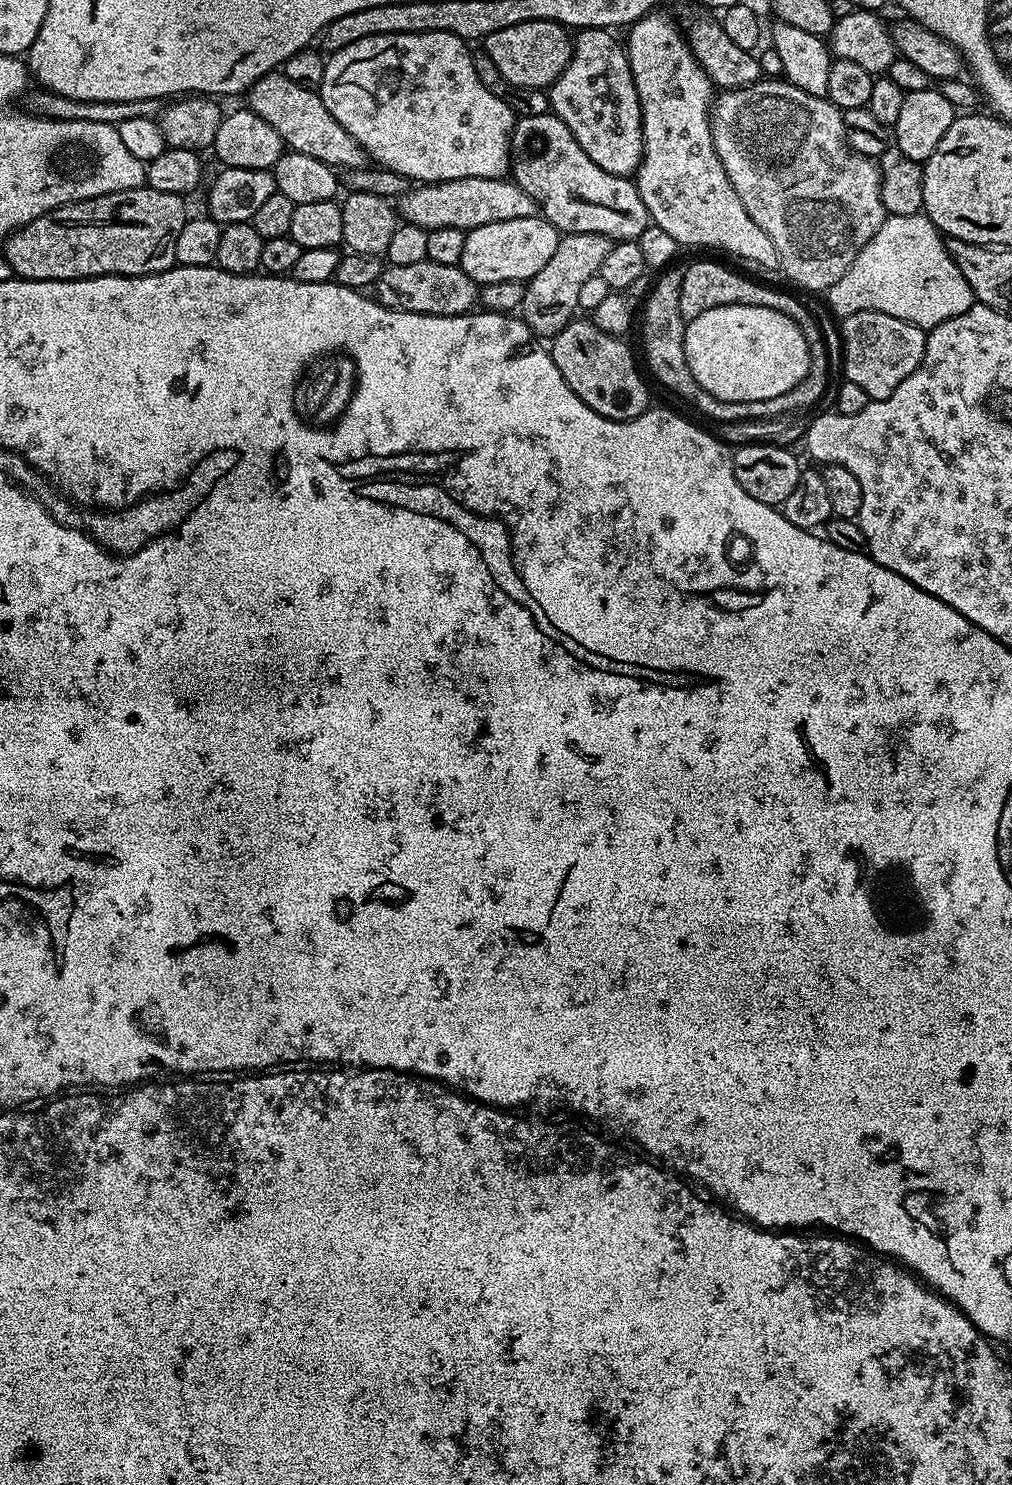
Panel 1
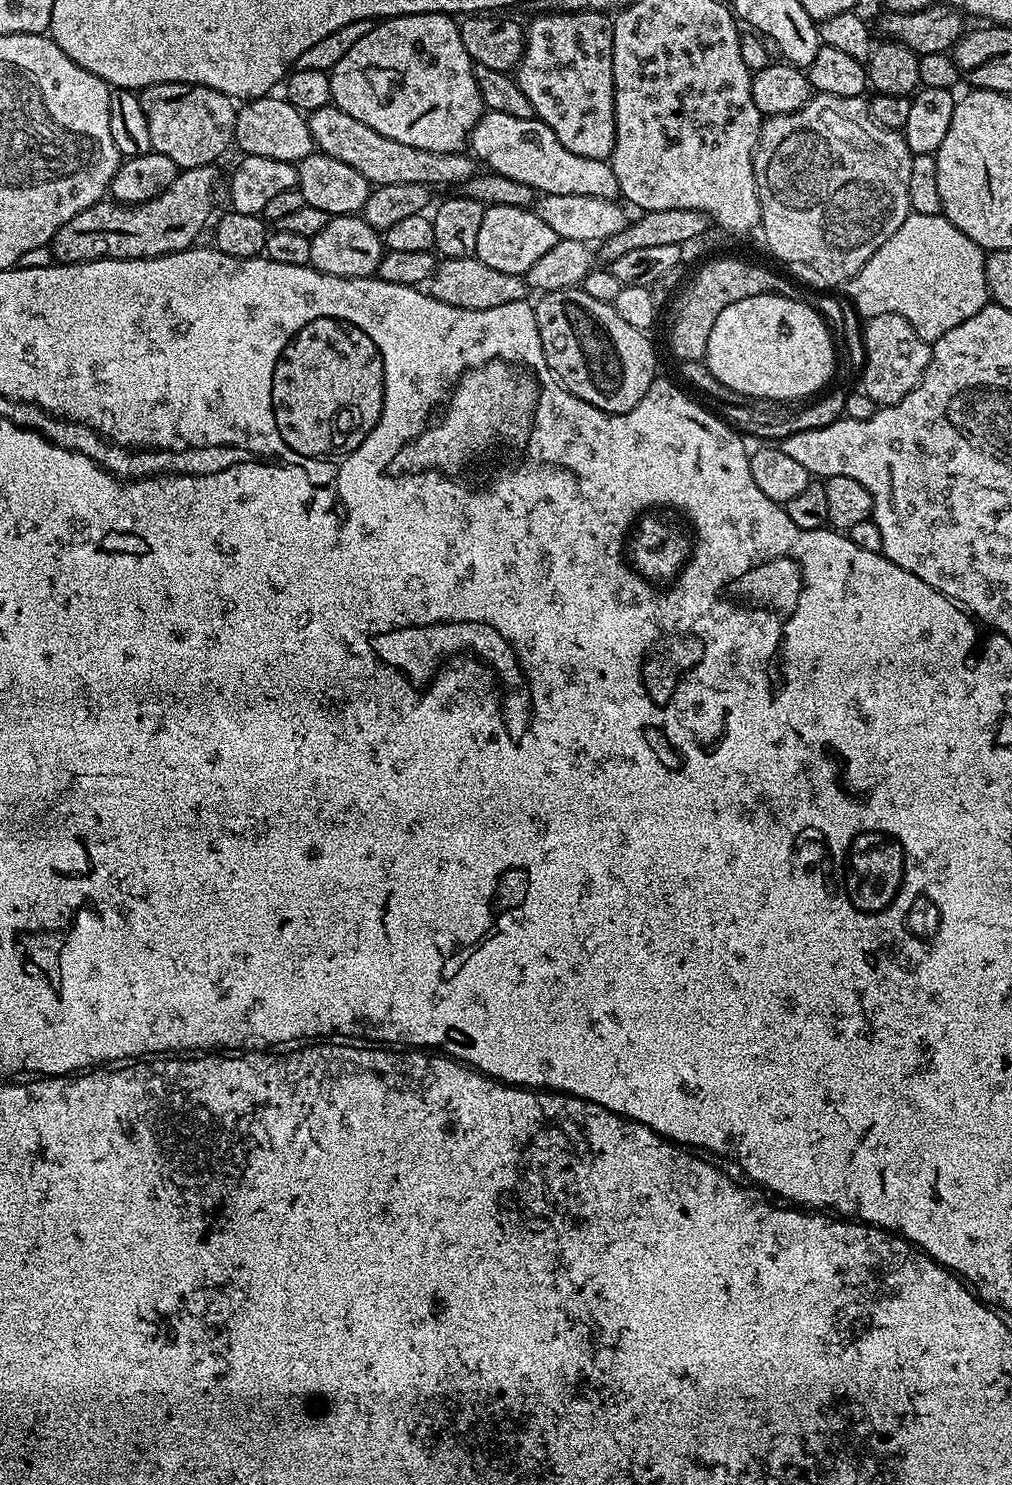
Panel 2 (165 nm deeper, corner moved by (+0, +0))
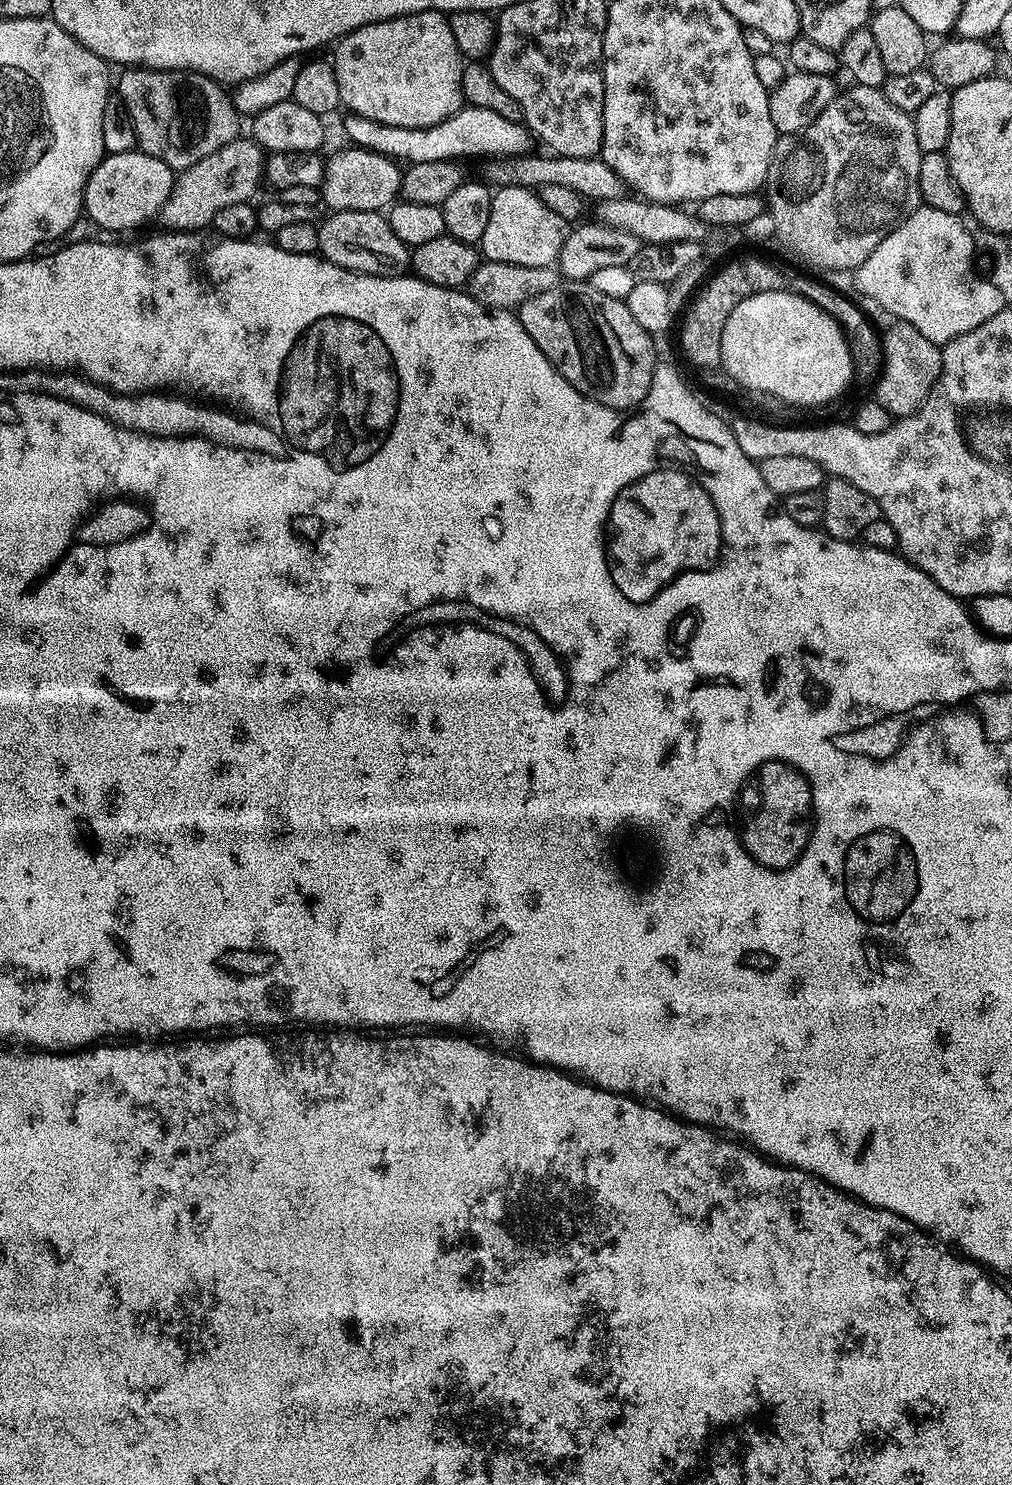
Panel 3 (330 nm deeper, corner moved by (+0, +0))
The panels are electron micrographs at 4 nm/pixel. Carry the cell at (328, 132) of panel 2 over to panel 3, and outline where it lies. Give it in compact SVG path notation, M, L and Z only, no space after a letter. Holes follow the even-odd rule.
M520 154L505 162L496 162L488 172L487 179L493 185L505 188L531 188L538 190L542 186L567 186L569 190L578 190L585 201L603 202L605 200L622 200L626 196L626 185L617 172L610 170L599 156L590 158L566 158L555 154L530 156ZM506 163L506 164L502 164ZM492 180L493 181L492 181Z

